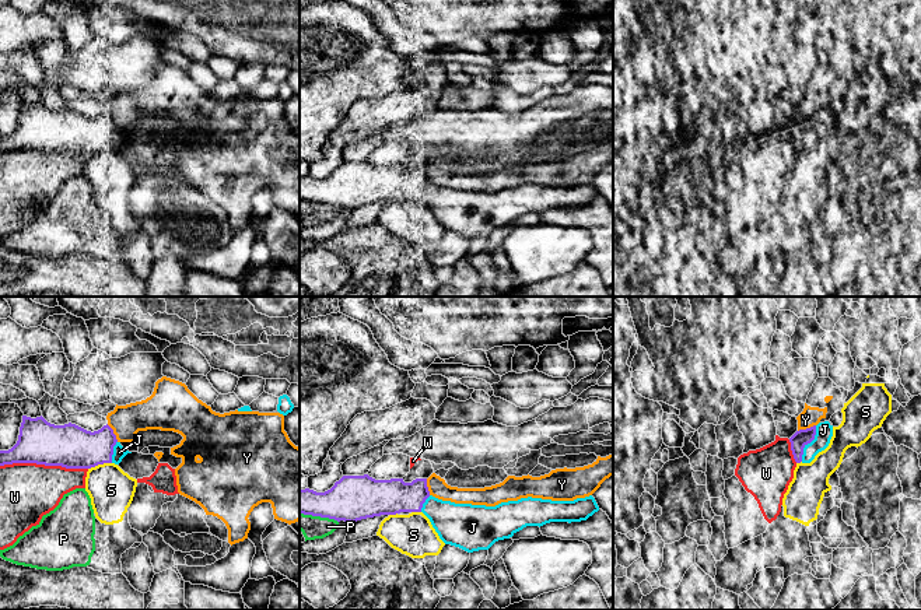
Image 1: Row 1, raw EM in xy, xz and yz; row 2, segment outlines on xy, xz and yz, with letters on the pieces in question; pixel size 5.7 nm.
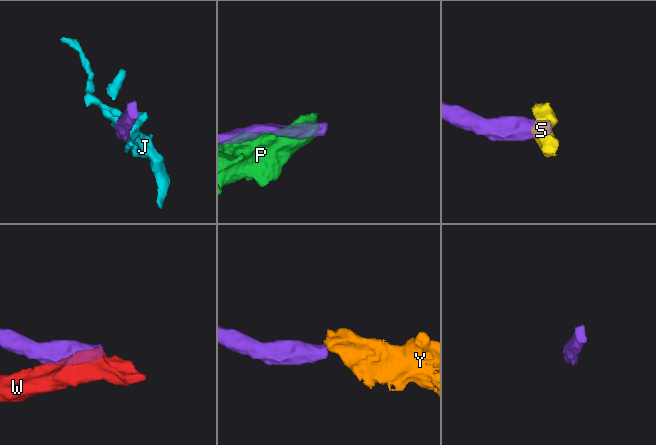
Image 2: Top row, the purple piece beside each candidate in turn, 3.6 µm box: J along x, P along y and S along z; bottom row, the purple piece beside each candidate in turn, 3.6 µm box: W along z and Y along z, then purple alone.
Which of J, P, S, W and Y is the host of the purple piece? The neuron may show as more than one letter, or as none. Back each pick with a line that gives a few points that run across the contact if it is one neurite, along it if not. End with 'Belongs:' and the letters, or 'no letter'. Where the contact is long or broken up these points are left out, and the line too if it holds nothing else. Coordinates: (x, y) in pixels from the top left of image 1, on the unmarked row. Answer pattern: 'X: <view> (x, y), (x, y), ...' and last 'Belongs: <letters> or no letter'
Belongs: J

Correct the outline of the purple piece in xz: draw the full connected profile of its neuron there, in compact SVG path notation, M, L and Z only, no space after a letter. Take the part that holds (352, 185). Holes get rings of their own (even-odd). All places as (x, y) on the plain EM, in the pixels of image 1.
M368 161L343 162L325 179L316 179L309 175L300 176L300 200L329 204L337 208L354 210L381 201L423 199L445 231L459 234L467 239L488 236L495 228L509 225L526 213L540 214L550 208L581 208L598 197L599 193L592 182L574 187L528 183L501 189L495 193L455 190L433 183L427 173L427 165L405 169L403 165L375 166Z

